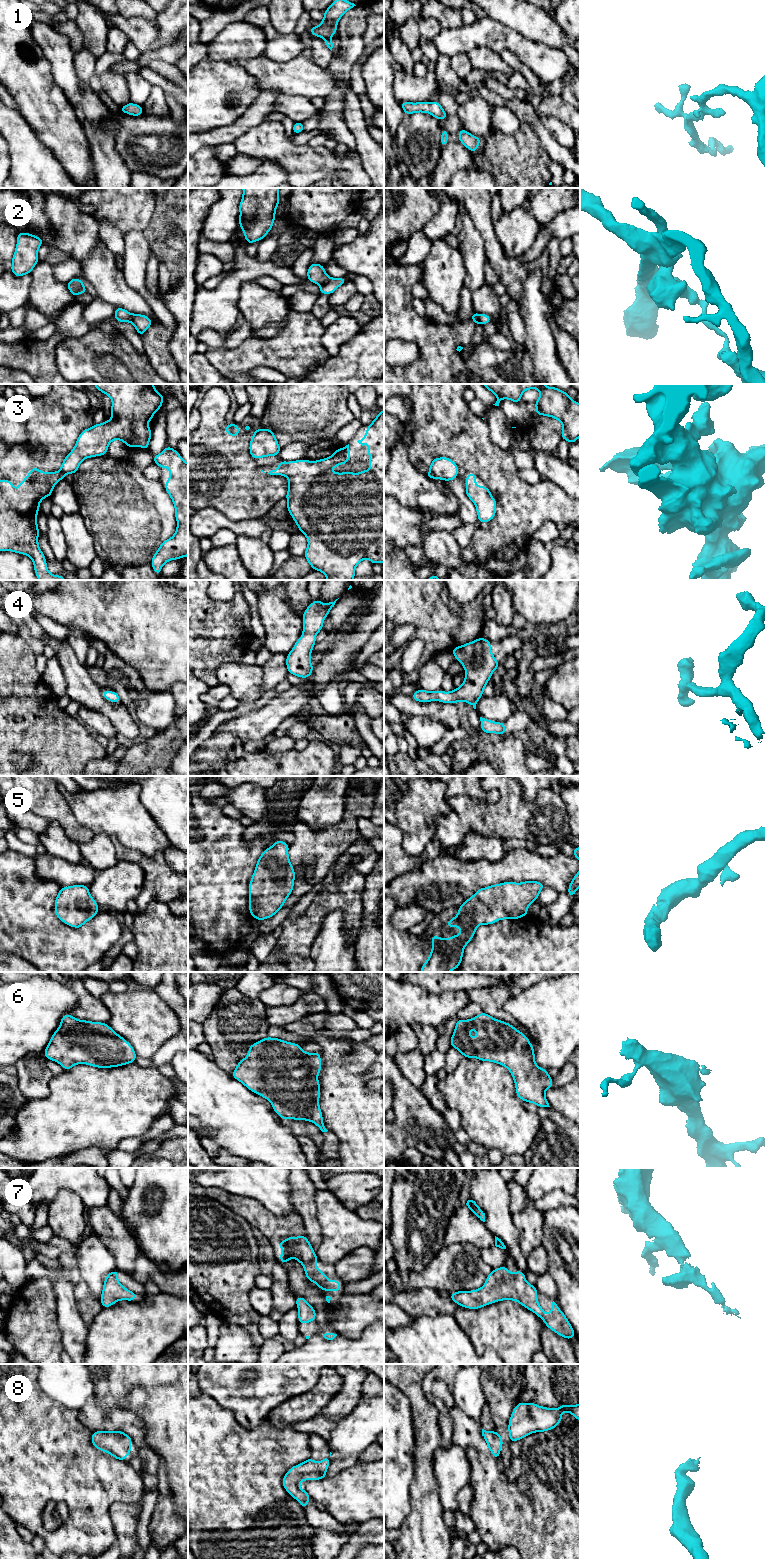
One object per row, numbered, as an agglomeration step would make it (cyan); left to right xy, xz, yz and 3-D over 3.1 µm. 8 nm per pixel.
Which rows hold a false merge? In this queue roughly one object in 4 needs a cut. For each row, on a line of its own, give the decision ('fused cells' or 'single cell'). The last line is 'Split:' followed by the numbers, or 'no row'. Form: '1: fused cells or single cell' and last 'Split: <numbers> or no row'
1: single cell
2: fused cells
3: fused cells
4: single cell
5: single cell
6: single cell
7: single cell
8: single cell
Split: 2, 3

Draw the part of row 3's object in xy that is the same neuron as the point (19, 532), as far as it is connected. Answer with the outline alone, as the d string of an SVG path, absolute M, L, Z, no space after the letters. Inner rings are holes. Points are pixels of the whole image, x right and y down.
M33 467L16 491L11 480L0 480L0 551L29 556L39 580L66 580L48 571L45 555L38 545L37 525L40 502L51 497L54 486L64 476L61 470L46 473Z

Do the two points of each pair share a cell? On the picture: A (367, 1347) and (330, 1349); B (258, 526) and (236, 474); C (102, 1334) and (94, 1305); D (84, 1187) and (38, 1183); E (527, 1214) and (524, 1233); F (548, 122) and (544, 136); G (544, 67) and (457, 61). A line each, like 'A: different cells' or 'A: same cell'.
A: same cell
B: different cells
C: different cells
D: same cell
E: same cell
F: different cells
G: different cells

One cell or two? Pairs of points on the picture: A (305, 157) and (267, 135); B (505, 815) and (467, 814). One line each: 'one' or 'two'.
A: one
B: one

